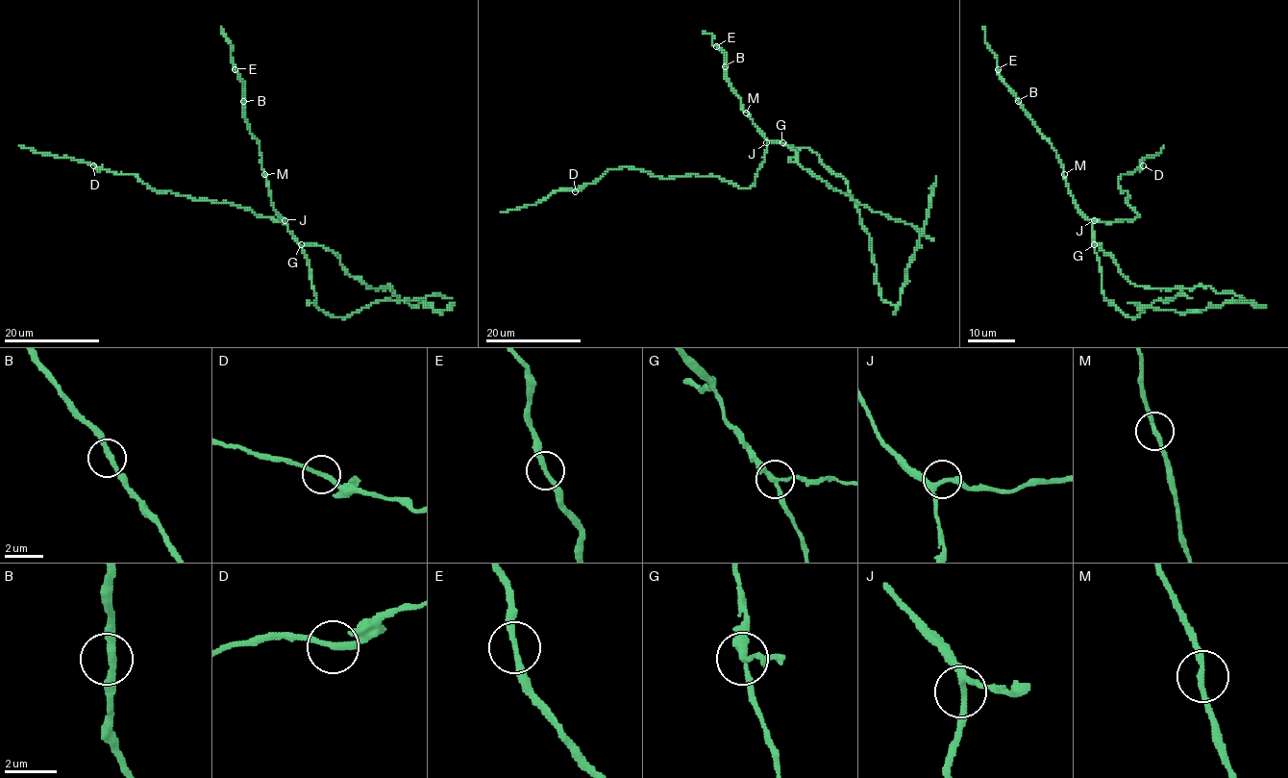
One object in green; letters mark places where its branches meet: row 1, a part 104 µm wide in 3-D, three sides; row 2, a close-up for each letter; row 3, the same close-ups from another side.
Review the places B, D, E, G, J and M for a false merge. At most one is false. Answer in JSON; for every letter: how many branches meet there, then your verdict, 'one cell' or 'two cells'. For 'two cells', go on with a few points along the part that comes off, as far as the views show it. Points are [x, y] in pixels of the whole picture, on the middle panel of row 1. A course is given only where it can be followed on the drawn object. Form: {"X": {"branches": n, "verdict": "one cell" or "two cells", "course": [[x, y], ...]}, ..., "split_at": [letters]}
{"B": {"branches": 2, "verdict": "one cell"}, "D": {"branches": 2, "verdict": "one cell"}, "E": {"branches": 2, "verdict": "one cell"}, "G": {"branches": 3, "verdict": "two cells", "course": [[781, 142], [811, 149], [830, 172], [846, 181], [870, 238], [880, 297], [896, 307], [924, 231], [936, 177]]}, "J": {"branches": 3, "verdict": "one cell"}, "M": {"branches": 2, "verdict": "one cell"}, "split_at": ["G"]}

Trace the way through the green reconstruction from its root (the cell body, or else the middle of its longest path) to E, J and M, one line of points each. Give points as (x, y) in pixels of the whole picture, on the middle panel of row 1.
E: (792, 147), (770, 141), (755, 126), (726, 77), (726, 56), (716, 46)
J: (792, 147), (783, 142), (766, 142)
M: (792, 147), (770, 141), (746, 112)

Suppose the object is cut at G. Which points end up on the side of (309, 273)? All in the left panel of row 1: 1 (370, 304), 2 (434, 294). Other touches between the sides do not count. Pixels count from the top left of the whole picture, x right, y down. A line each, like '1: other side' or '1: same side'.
1: same side
2: same side

